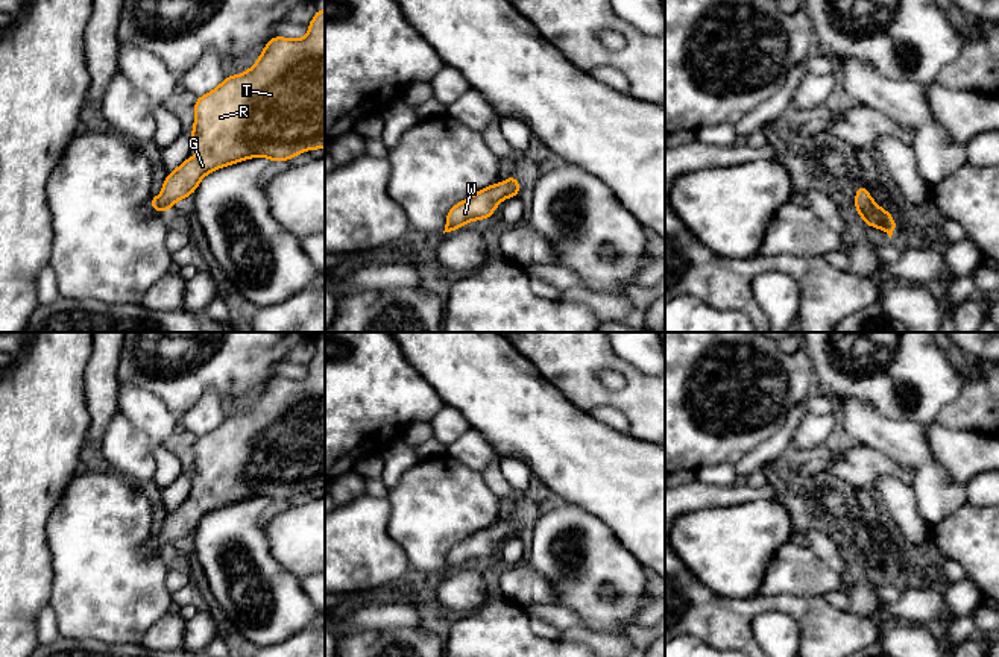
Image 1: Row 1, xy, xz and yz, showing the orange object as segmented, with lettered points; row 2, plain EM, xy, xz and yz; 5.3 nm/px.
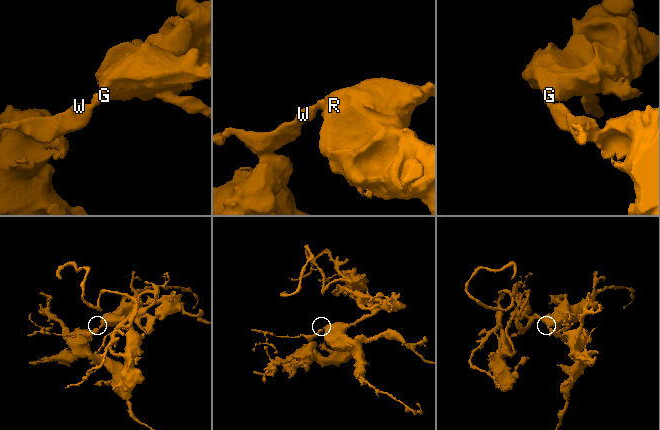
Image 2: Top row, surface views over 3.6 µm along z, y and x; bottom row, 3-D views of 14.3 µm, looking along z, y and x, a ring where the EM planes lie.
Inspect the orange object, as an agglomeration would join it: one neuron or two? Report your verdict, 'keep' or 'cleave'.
keep

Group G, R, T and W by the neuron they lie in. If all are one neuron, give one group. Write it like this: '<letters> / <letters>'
G R T W

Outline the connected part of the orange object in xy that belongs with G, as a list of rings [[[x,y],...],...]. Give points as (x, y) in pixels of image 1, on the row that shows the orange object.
[[[325,9],[316,11],[304,39],[273,36],[252,68],[197,97],[194,115],[191,149],[197,149],[199,156],[188,156],[165,176],[162,196],[150,199],[155,211],[172,209],[175,202],[194,193],[205,174],[220,167],[254,156],[287,161],[310,149],[325,149]]]

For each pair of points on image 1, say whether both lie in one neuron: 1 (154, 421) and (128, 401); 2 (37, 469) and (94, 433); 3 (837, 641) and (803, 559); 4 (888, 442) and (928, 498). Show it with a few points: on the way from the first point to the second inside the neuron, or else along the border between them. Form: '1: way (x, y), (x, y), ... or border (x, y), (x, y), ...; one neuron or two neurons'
1: way (148, 414), (134, 402); one neuron
2: border (87, 401), (90, 424), (85, 437); two neurons
3: border (782, 595), (822, 597); two neurons
4: way (904, 451), (928, 475), (928, 483); one neuron

